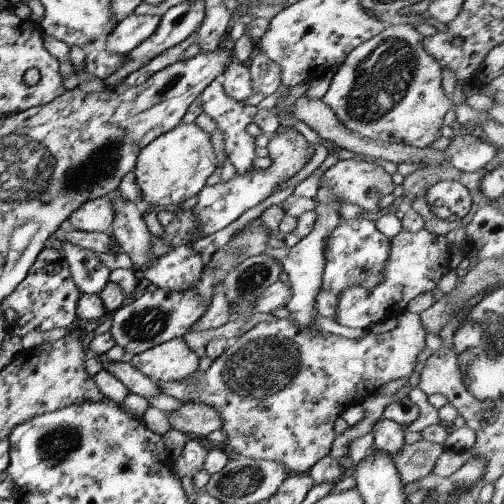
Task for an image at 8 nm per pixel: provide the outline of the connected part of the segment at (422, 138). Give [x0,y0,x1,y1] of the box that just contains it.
[322,23,453,149]

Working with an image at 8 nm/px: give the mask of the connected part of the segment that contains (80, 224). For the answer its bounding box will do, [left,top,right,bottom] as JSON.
[67,195,113,233]

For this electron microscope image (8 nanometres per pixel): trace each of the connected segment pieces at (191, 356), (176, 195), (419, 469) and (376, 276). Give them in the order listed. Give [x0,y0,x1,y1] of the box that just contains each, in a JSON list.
[[129,337,198,382],[132,123,216,207],[387,439,444,485],[321,217,389,296]]

